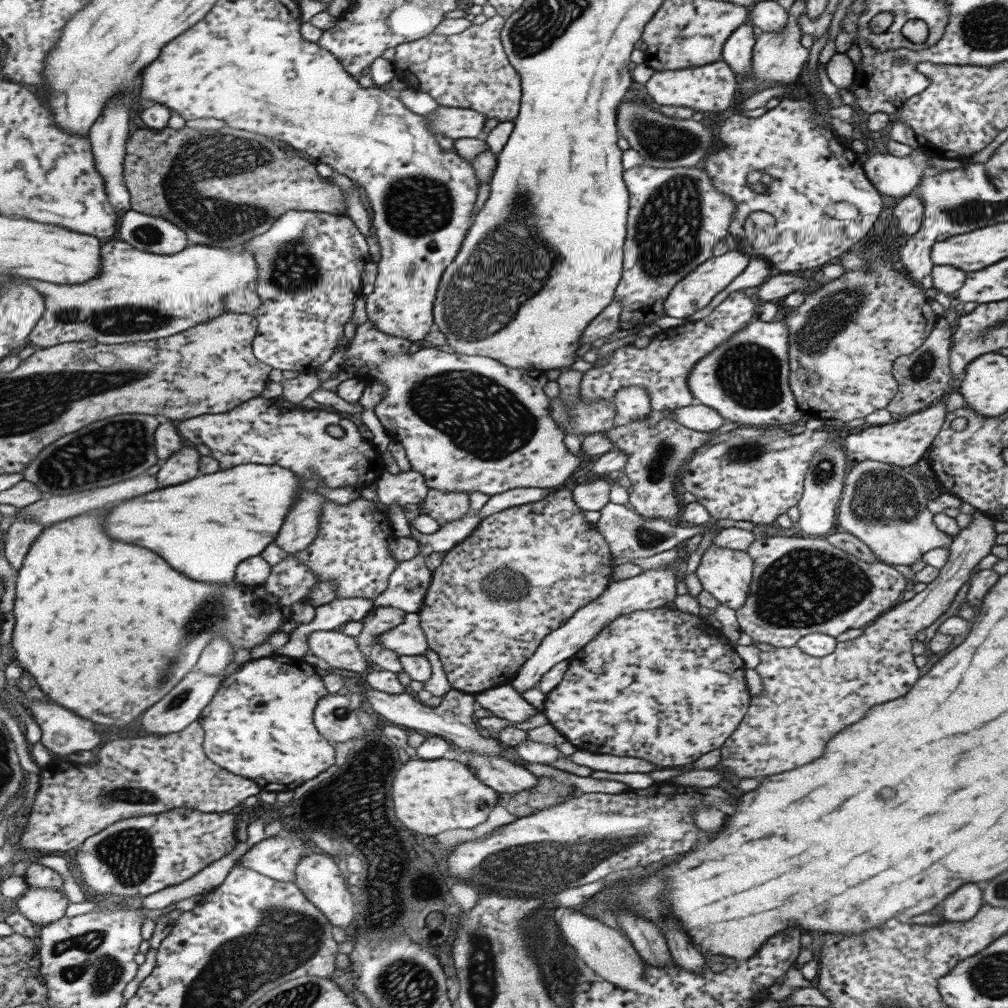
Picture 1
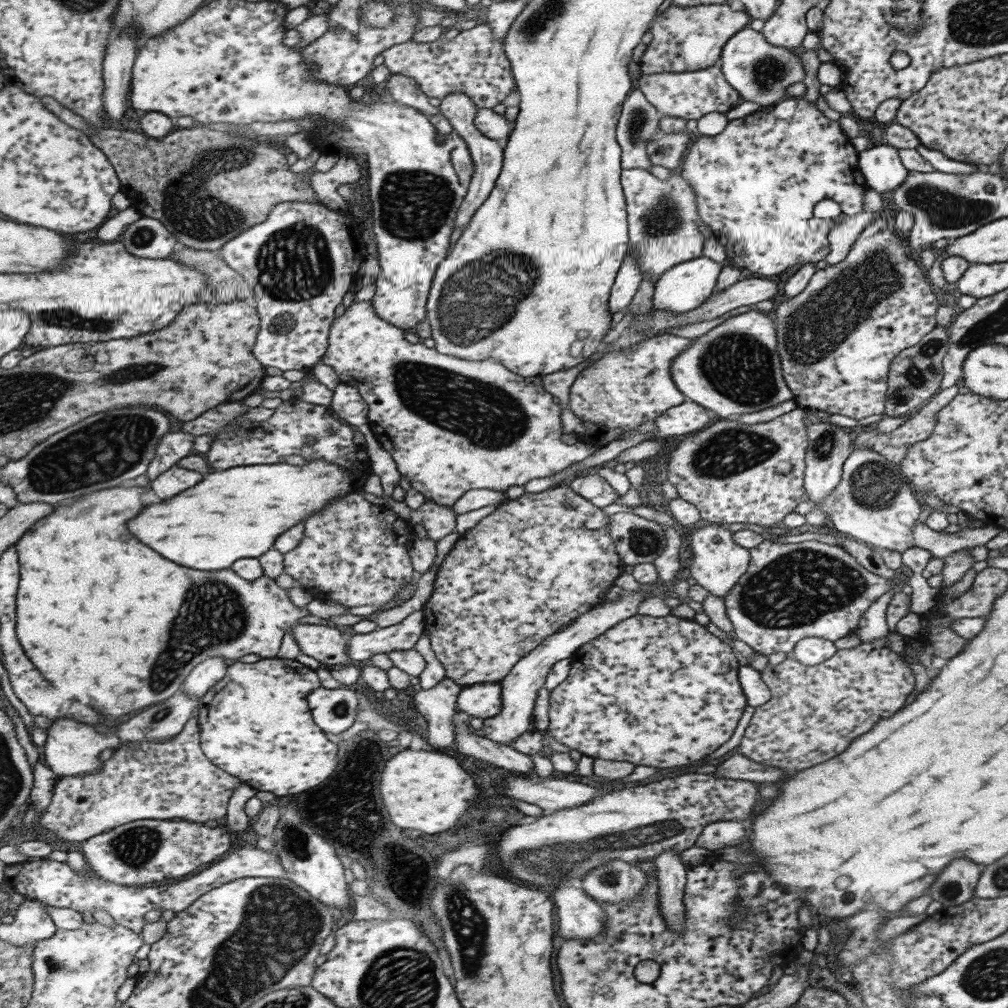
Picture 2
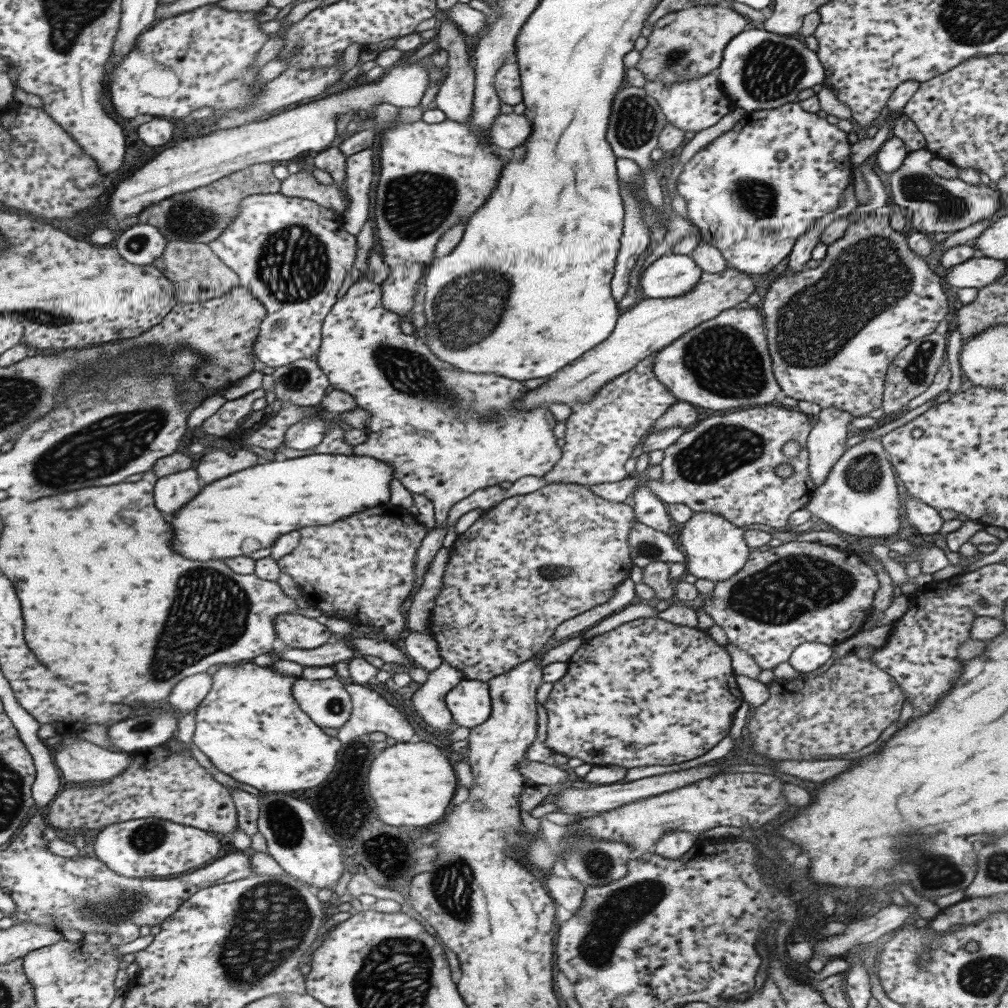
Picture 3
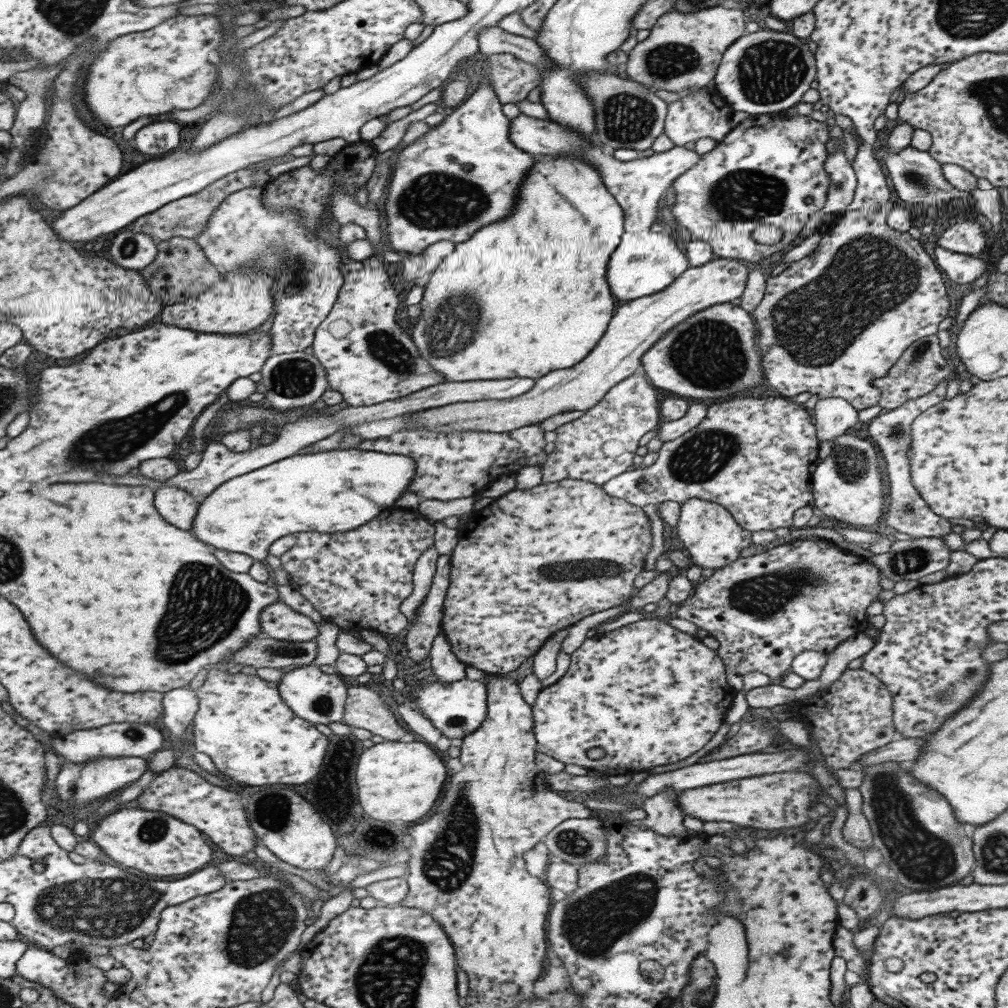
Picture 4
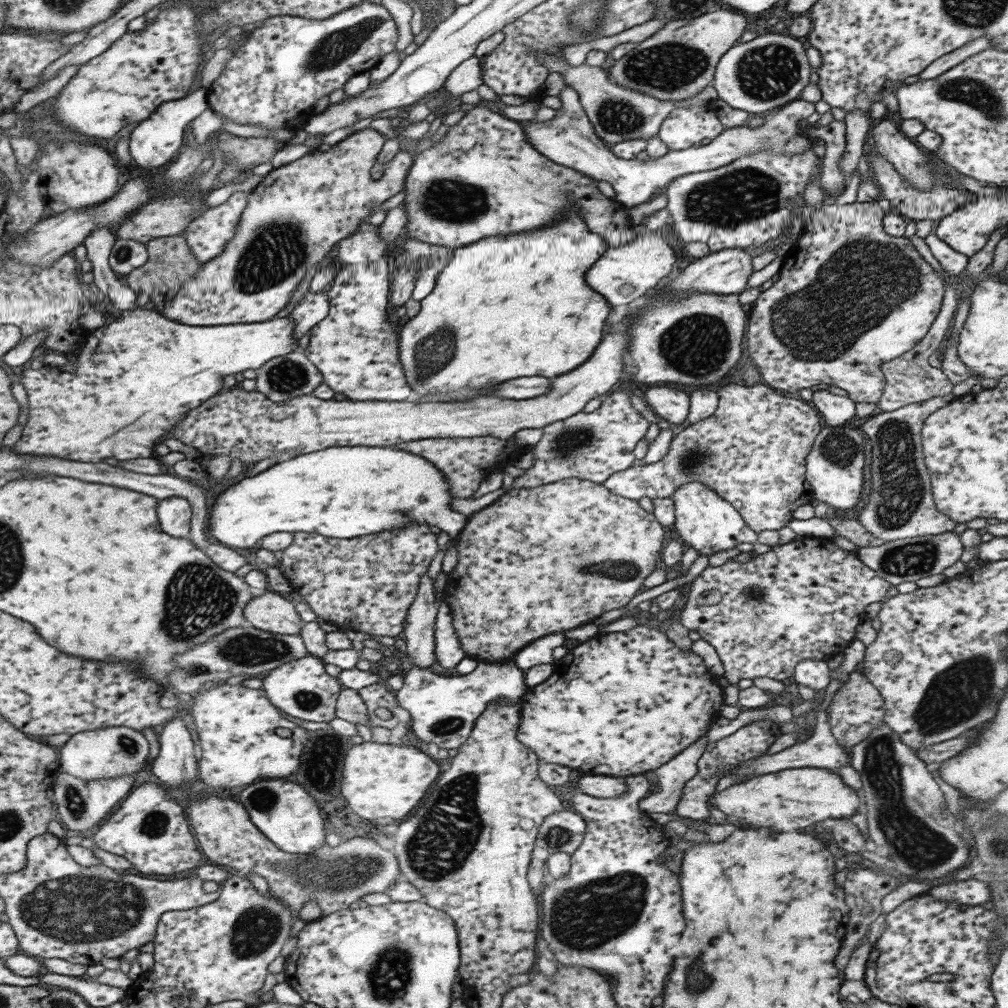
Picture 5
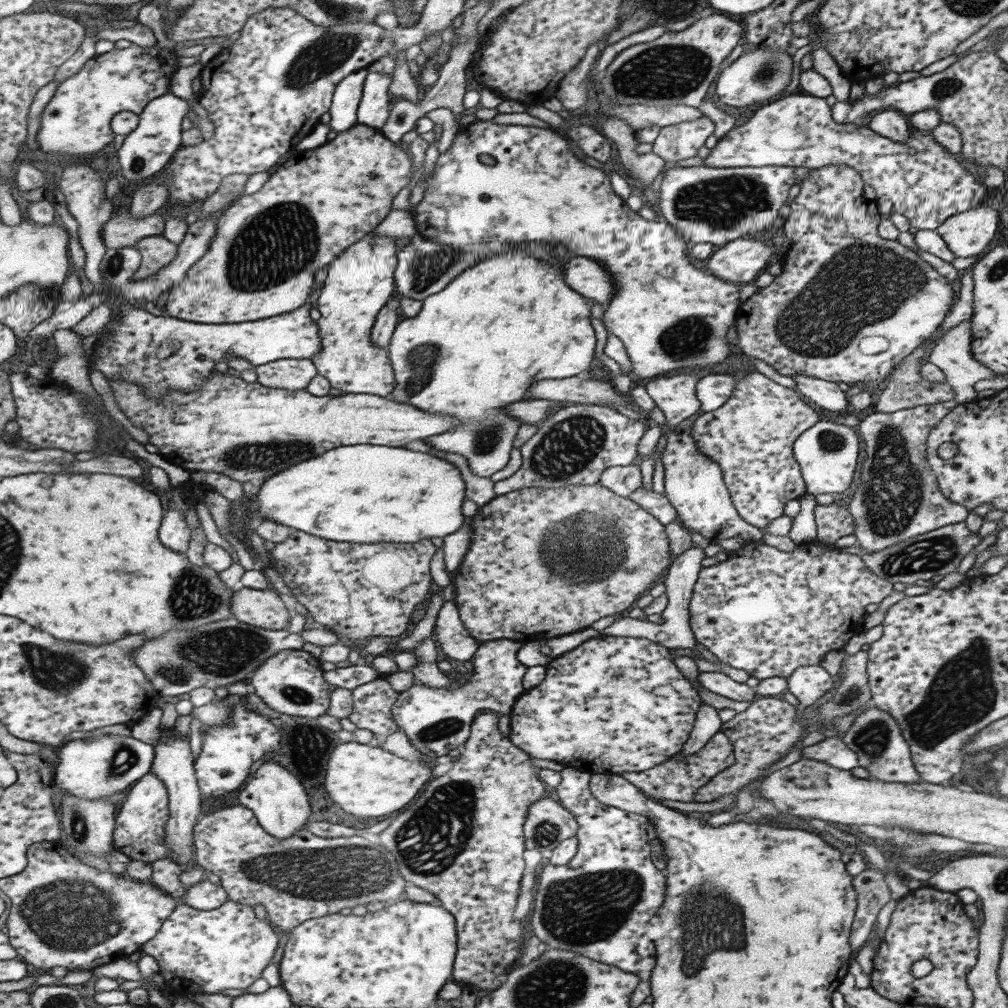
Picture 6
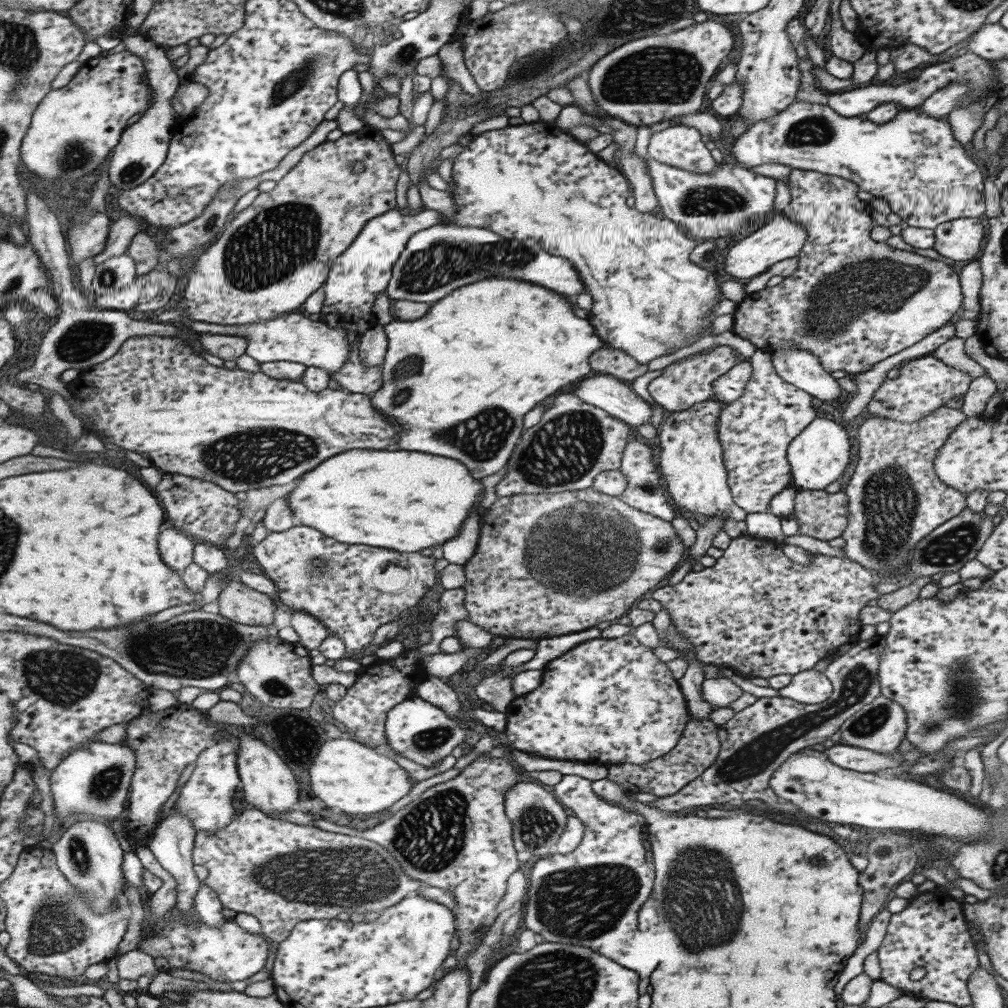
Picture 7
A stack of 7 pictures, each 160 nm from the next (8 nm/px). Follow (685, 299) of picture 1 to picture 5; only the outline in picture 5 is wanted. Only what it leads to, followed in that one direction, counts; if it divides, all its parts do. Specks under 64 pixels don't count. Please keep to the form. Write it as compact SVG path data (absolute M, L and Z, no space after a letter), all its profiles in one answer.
M644 225L632 227L636 236L627 244L617 248L607 248L601 258L585 272L585 284L600 294L610 307L618 304L634 304L650 289L656 286L657 281L667 277L671 266L675 262L673 250L663 234L648 230Z

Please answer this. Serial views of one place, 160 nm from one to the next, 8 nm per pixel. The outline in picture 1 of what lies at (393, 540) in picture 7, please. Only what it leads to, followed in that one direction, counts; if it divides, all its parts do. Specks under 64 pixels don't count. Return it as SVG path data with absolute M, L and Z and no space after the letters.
M240 464L221 472L203 474L177 486L153 490L113 506L105 516L105 532L115 540L131 542L159 554L173 570L185 574L191 580L201 580L211 585L235 583L236 564L257 556L269 544L274 543L283 519L297 497L299 487L299 478L280 466Z

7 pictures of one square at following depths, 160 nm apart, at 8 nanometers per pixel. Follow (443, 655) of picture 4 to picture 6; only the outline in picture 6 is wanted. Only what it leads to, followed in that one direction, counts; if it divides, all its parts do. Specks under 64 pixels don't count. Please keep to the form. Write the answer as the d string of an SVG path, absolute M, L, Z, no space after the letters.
M443 602L434 628L439 648L446 656L453 660L469 660L475 656L478 642L467 634L454 602Z

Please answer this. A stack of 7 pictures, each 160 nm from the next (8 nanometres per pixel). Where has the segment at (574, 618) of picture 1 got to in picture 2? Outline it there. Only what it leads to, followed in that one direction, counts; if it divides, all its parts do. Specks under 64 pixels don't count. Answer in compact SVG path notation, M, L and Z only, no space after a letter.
M639 588L637 590L624 590L624 593L619 598L602 601L589 609L589 611L571 620L569 624L562 626L559 631L545 637L541 644L538 644L523 658L520 658L512 666L512 669L498 681L501 687L501 708L496 715L483 719L480 728L481 732L483 732L483 737L497 744L511 746L514 738L530 730L532 728L533 715L531 715L531 712L533 712L535 694L545 682L546 674L551 666L557 661L568 659L576 651L577 647L599 637L600 634L603 634L609 627L616 625L617 622L637 615L637 606L640 605L642 600L650 596L649 592L647 593L641 592Z

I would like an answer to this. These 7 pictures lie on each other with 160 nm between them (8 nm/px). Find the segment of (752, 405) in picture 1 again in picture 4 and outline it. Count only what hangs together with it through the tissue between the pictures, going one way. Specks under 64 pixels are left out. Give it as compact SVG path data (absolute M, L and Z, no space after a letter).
M730 302L708 306L707 309L697 311L679 322L672 329L665 331L656 343L653 343L640 358L640 370L648 382L655 388L667 390L671 396L693 398L693 401L704 401L706 403L717 400L738 397L760 385L763 375L760 365L759 353L756 343L753 341L756 328L750 313Z

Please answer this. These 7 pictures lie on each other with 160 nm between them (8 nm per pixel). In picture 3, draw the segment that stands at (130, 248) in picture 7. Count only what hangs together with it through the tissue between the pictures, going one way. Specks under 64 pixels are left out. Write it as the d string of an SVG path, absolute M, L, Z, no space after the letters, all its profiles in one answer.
M167 241L161 256L155 258L152 265L165 276L165 279L174 282L174 299L177 303L200 303L240 286L237 275L211 252L207 243Z

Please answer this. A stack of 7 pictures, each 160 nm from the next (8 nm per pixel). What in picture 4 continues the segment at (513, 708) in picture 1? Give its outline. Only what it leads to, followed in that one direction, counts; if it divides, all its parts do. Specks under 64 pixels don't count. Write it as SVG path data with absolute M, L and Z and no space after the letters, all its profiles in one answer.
M461 679L453 682L421 681L410 689L410 697L439 730L441 736L458 743L466 734L473 732L484 721L486 715L486 682L481 679Z

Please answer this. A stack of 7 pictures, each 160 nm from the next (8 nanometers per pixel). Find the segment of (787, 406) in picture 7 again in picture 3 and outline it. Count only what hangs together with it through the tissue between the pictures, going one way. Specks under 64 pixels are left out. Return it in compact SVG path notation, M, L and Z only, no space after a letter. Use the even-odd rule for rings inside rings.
M778 401L767 405L741 408L729 414L711 415L697 421L691 430L684 432L673 444L664 448L664 456L659 462L661 467L659 478L651 480L640 475L636 478L626 477L617 483L602 483L587 488L599 498L619 504L623 503L627 496L633 495L641 485L645 485L649 493L655 495L663 503L681 504L687 506L693 513L717 514L739 528L751 526L751 524L766 524L777 530L786 529L789 515L804 507L816 488L809 478L808 471L806 438L810 428L806 414L795 408L781 406ZM787 440L794 440L801 447L796 456L787 457L781 453L780 448ZM779 464L789 464L793 469L793 474L787 478L777 477L775 468Z

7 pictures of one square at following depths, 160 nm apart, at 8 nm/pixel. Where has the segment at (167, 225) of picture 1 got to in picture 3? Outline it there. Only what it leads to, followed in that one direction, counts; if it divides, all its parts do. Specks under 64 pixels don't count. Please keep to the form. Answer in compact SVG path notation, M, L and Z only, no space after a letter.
M148 223L137 224L117 235L114 249L127 262L145 266L161 256L166 242L157 227Z

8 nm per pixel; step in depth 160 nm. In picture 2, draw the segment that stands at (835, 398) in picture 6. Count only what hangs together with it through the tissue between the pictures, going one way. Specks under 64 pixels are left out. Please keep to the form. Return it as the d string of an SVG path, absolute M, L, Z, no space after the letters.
M815 423L806 427L806 435L808 445L804 454L804 476L802 479L803 490L807 494L807 501L811 502L815 509L811 509L809 513L803 515L805 518L805 526L817 526L817 524L827 524L827 518L823 515L823 511L819 506L823 504L825 496L829 496L831 490L835 490L835 486L839 484L841 479L841 471L843 461L852 451L852 443L843 431L843 427L837 427L831 423Z

